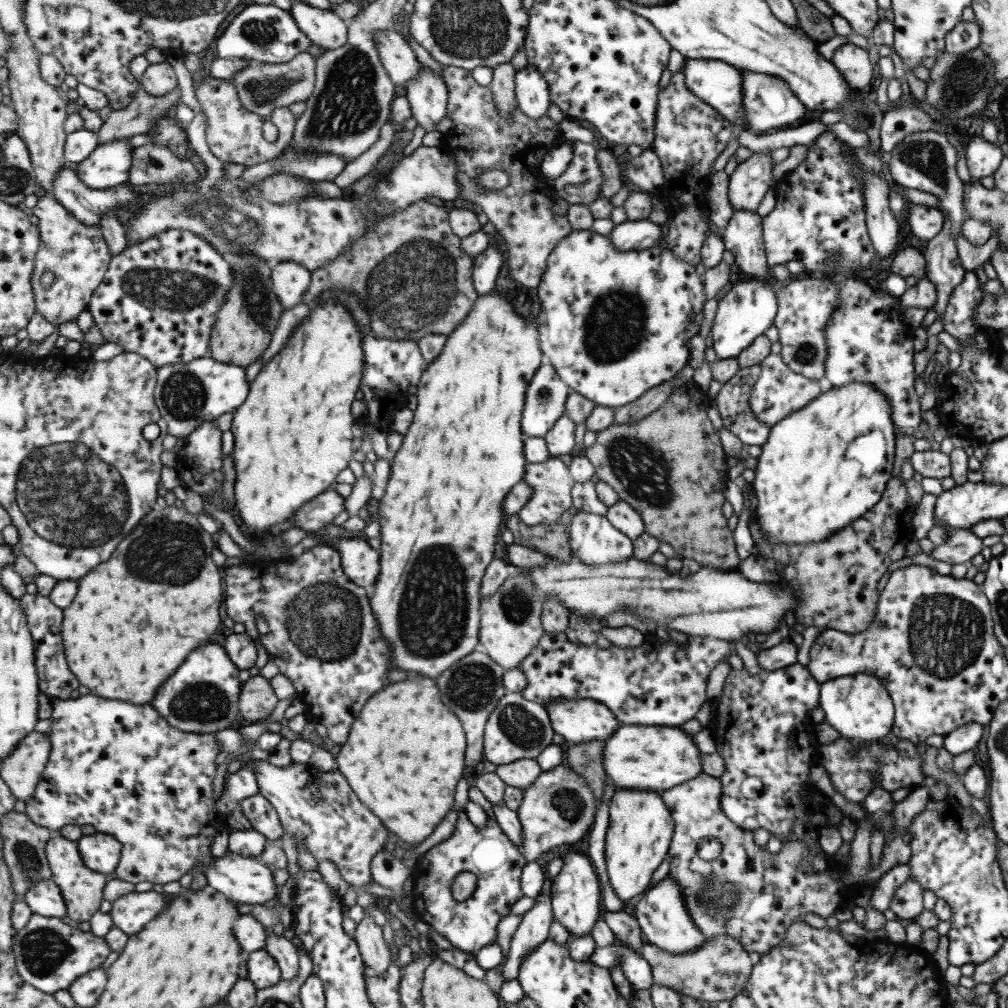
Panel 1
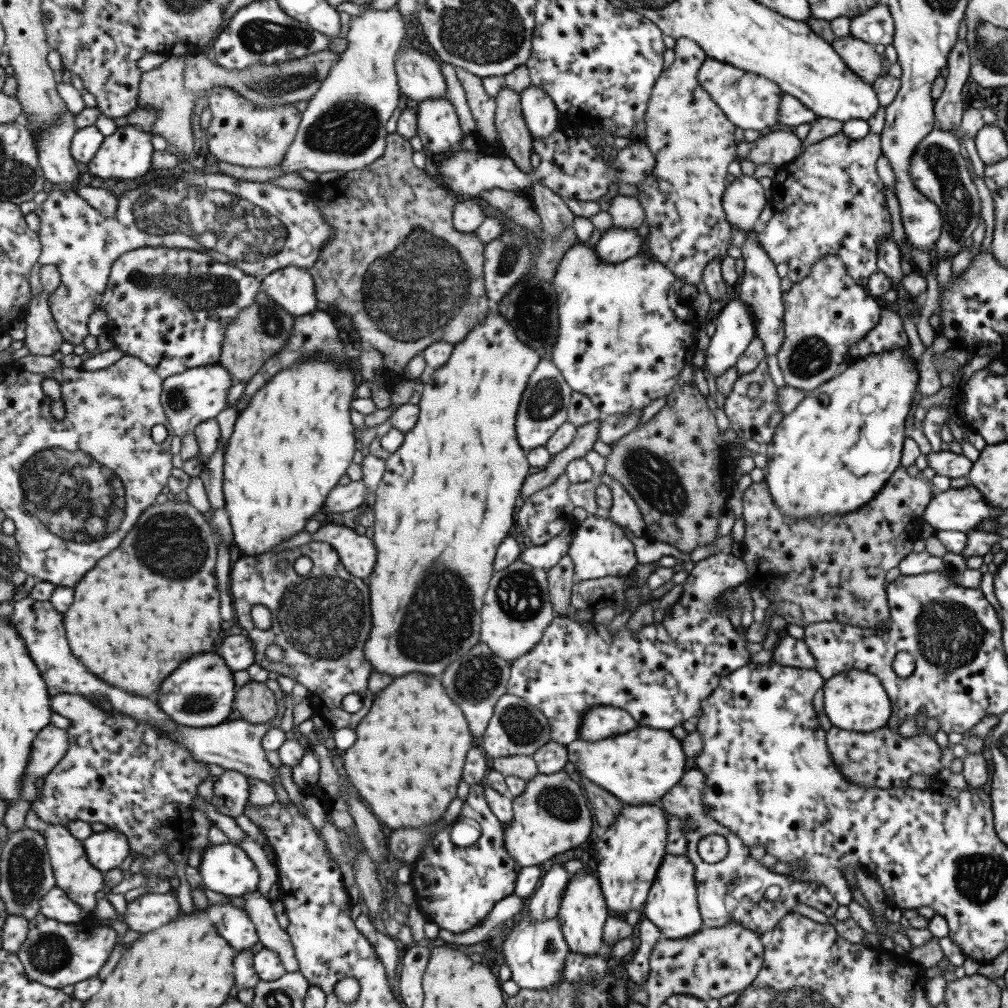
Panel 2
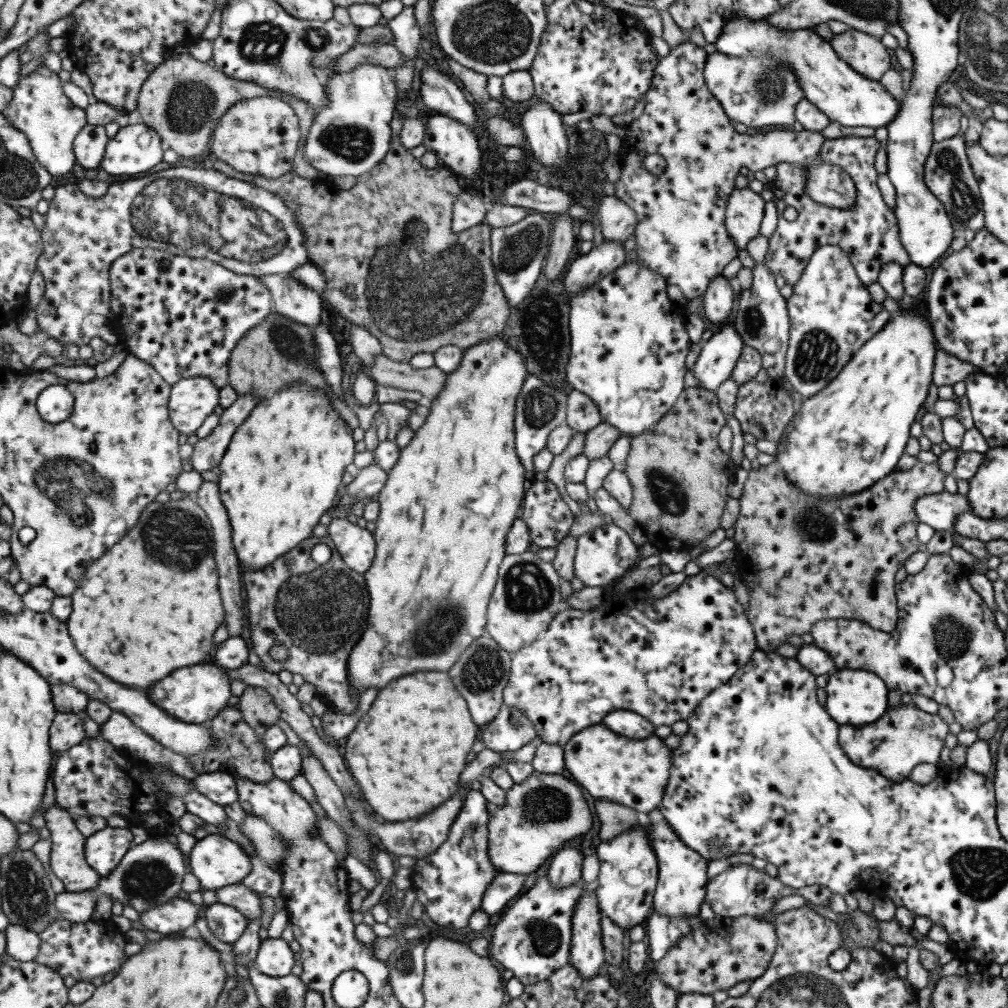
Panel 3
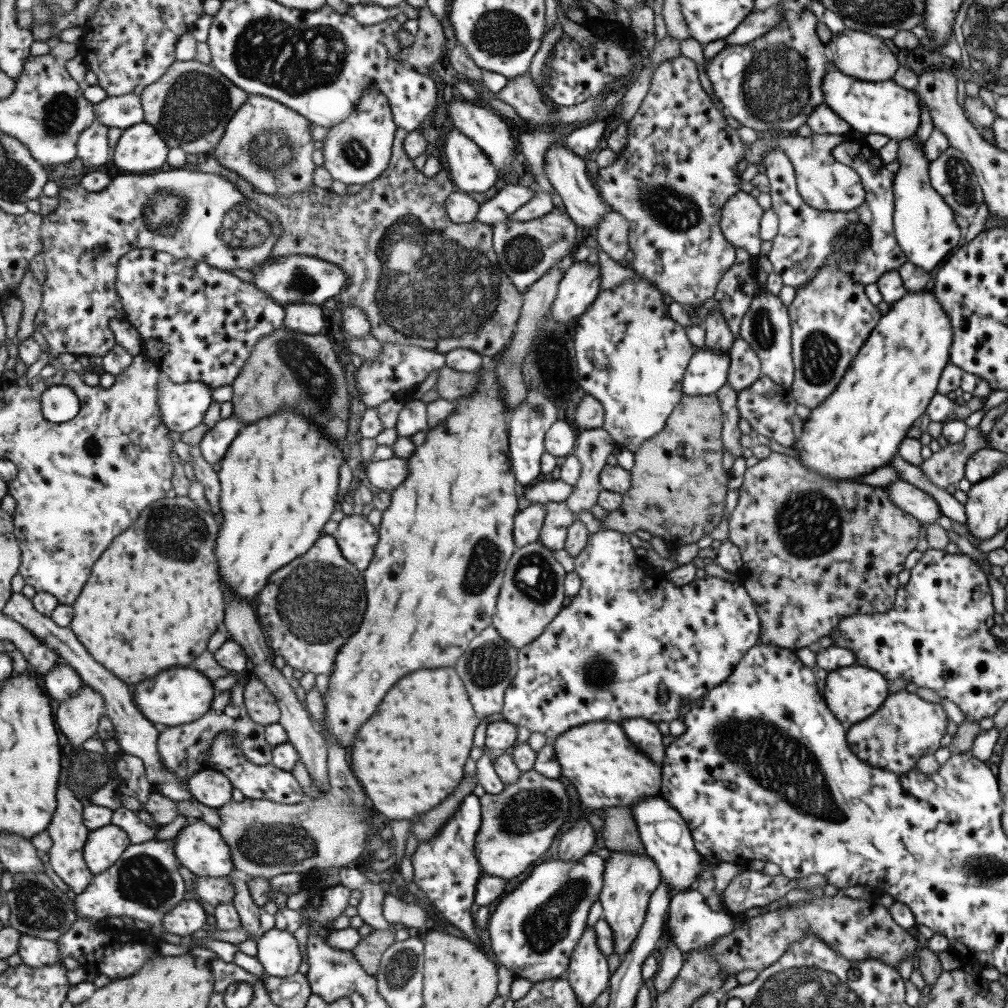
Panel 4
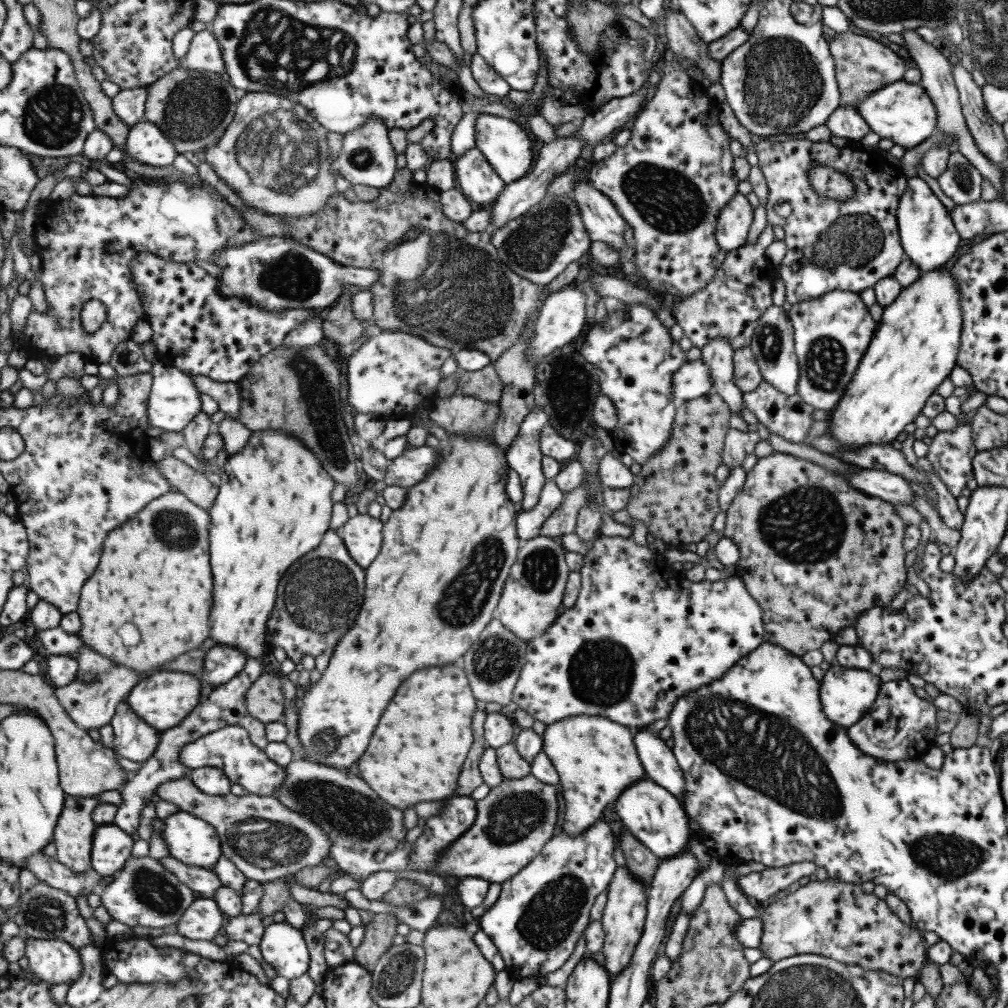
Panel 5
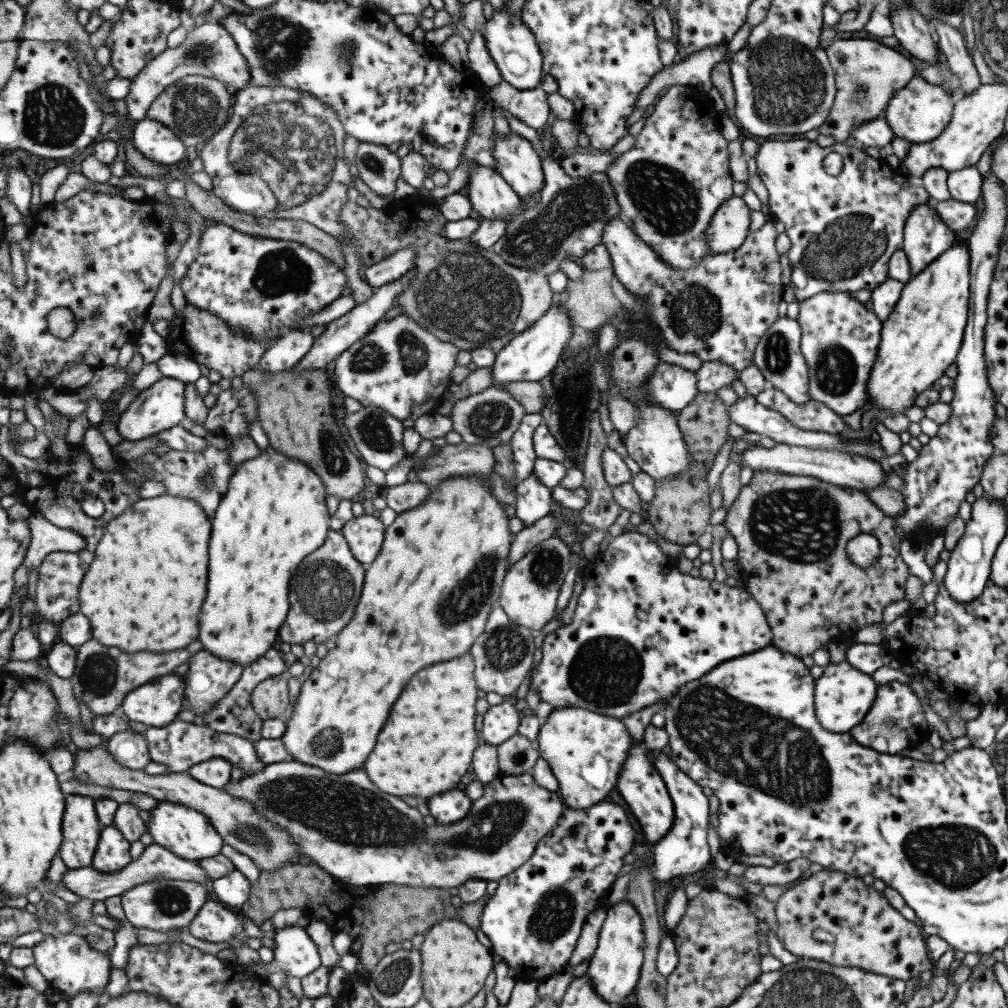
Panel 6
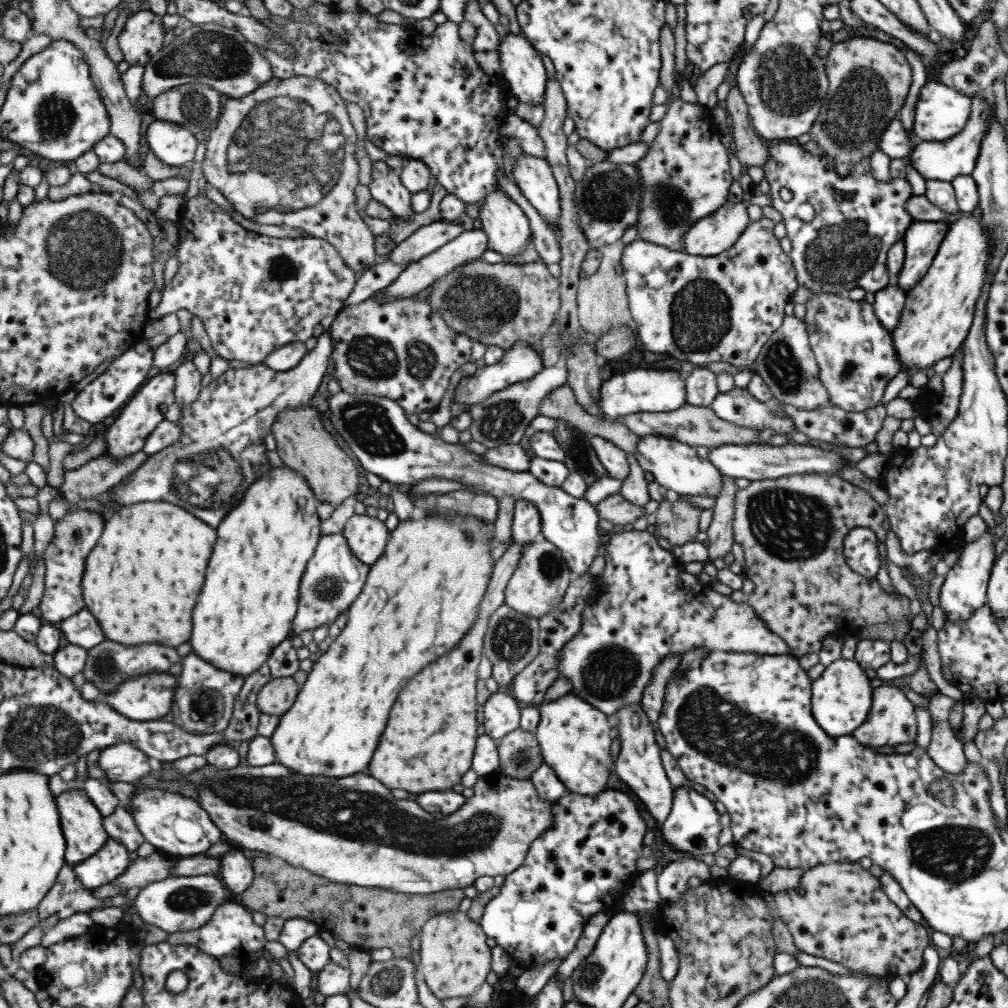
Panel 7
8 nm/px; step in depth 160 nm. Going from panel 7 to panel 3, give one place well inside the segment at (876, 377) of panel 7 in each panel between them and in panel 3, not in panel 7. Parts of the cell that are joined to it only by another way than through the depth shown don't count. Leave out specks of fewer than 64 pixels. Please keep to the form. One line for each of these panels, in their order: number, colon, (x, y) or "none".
3: (830, 314)
4: (830, 318)
5: (830, 333)
6: (839, 335)

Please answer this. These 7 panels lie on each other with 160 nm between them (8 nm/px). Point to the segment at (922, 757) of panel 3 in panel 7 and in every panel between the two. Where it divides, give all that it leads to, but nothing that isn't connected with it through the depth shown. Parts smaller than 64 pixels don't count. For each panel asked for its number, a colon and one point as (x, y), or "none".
4: (904, 728)
5: (899, 725)
6: (894, 722)
7: (890, 721)

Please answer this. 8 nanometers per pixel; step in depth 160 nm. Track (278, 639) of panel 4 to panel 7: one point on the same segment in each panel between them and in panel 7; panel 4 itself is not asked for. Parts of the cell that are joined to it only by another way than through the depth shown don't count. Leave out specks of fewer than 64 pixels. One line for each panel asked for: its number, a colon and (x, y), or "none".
5: (320, 596)
6: (326, 589)
7: (335, 577)

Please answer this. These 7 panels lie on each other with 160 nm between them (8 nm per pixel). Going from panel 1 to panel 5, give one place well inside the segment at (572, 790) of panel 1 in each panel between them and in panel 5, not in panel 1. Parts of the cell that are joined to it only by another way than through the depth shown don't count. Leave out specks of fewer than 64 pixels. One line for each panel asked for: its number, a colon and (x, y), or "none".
2: (551, 816)
3: (542, 814)
4: (519, 827)
5: (515, 821)

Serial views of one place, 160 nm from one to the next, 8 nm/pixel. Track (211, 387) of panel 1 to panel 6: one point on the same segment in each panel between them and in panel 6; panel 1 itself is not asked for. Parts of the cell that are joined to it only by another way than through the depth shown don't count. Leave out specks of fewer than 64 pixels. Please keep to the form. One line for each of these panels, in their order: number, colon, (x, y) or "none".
2: (198, 394)
3: (193, 400)
4: (184, 406)
5: (176, 400)
6: (162, 406)

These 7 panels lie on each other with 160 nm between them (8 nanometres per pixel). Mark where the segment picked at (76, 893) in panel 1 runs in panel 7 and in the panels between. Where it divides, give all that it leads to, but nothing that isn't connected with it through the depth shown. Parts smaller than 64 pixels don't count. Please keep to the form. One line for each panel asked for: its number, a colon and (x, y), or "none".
2: (75, 874)
3: (68, 861)
4: (70, 835)
5: (74, 837)
6: (82, 828)
7: (83, 823)

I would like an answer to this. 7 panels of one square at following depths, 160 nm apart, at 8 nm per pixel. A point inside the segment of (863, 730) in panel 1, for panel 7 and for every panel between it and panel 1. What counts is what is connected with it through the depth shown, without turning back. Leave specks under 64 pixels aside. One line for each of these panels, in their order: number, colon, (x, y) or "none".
2: (854, 700)
3: (854, 697)
4: (851, 693)
5: (845, 694)
6: (842, 695)
7: (840, 697)

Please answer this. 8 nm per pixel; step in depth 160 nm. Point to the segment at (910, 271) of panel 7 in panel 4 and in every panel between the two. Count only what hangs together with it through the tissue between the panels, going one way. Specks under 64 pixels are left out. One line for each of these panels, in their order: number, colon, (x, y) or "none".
4: (924, 228)
5: (926, 235)
6: (925, 237)

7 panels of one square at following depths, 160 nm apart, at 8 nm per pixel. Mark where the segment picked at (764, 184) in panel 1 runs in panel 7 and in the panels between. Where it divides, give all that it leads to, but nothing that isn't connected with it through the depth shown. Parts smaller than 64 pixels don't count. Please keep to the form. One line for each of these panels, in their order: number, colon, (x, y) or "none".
2: (743, 199)
3: (743, 211)
4: (739, 219)
5: (733, 222)
6: (729, 226)
7: (714, 234)

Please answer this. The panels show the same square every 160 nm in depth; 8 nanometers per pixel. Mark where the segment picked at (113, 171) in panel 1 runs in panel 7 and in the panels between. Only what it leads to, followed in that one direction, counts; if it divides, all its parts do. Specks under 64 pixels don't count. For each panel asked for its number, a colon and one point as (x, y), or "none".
2: (127, 153)
3: (137, 148)
4: (141, 147)
5: (147, 143)
6: (156, 141)
7: (173, 144)

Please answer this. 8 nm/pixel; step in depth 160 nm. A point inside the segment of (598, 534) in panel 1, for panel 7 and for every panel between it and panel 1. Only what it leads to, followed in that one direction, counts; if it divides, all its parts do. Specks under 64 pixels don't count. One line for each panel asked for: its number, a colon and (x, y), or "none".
2: (598, 547)
3: (602, 555)
4: (661, 649)
5: (635, 640)
6: (640, 630)
7: (646, 607)

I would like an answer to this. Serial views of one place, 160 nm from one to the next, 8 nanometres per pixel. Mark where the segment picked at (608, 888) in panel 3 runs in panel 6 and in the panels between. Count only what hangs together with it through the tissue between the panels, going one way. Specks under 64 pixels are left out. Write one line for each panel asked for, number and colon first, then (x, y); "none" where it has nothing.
4: (629, 878)
5: (622, 919)
6: (613, 969)

